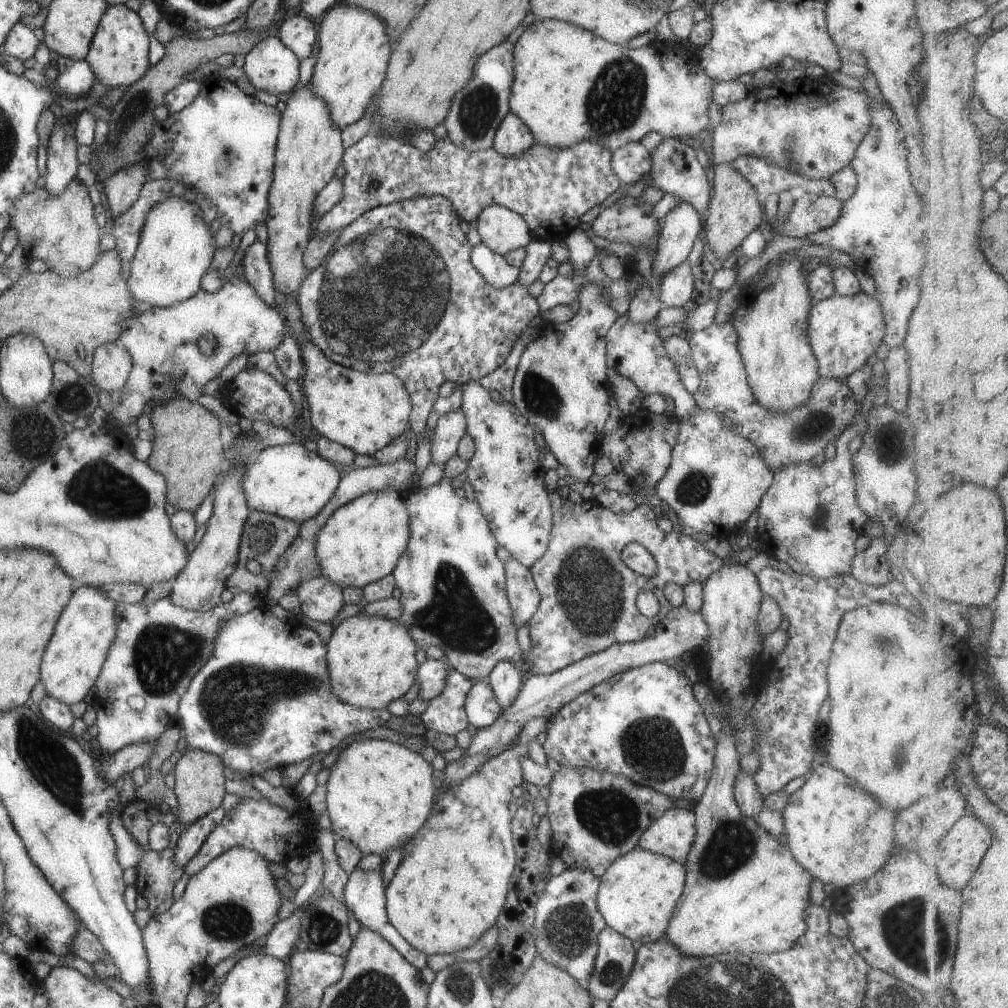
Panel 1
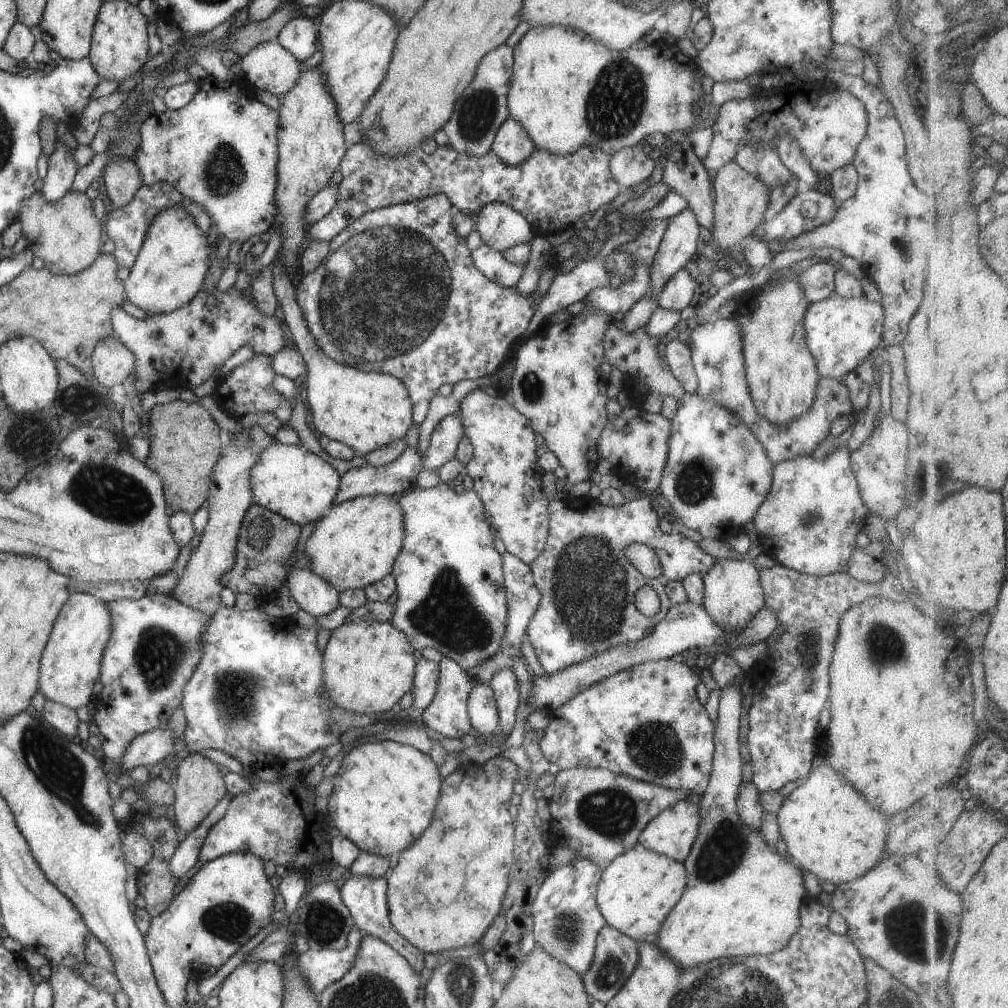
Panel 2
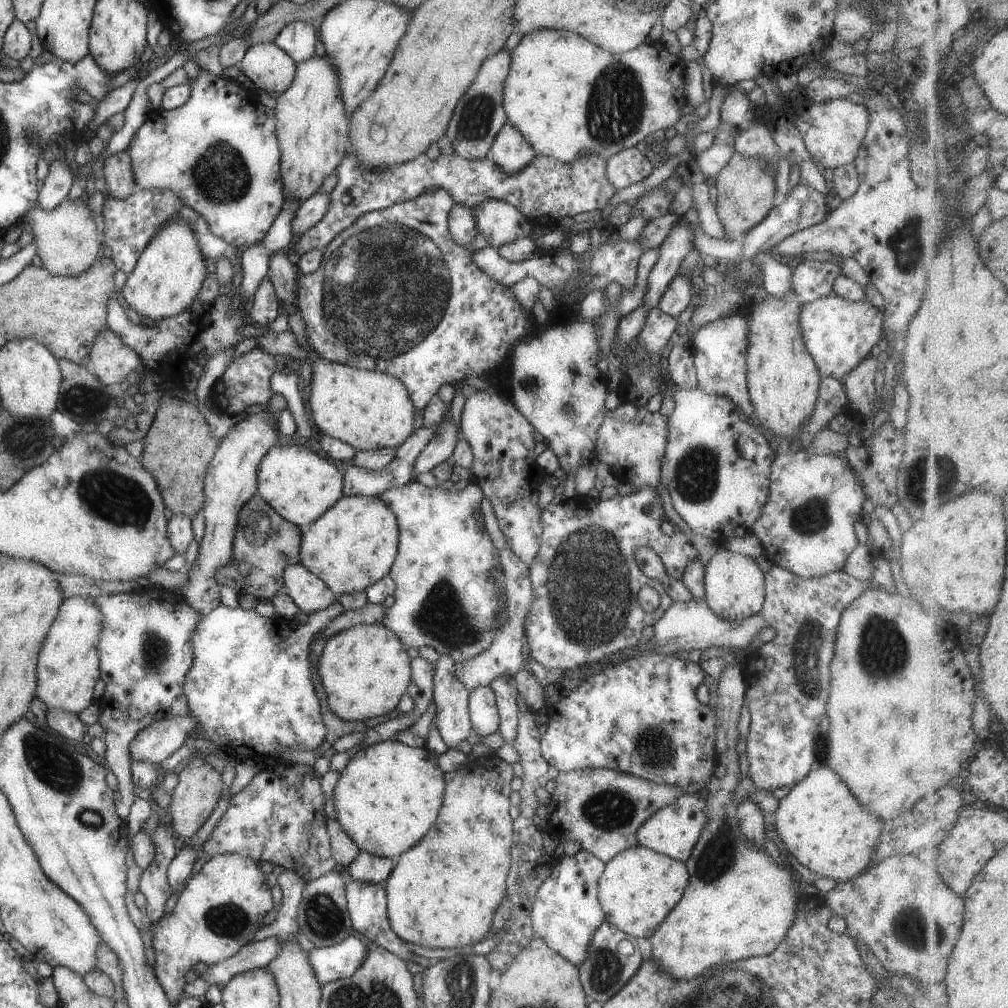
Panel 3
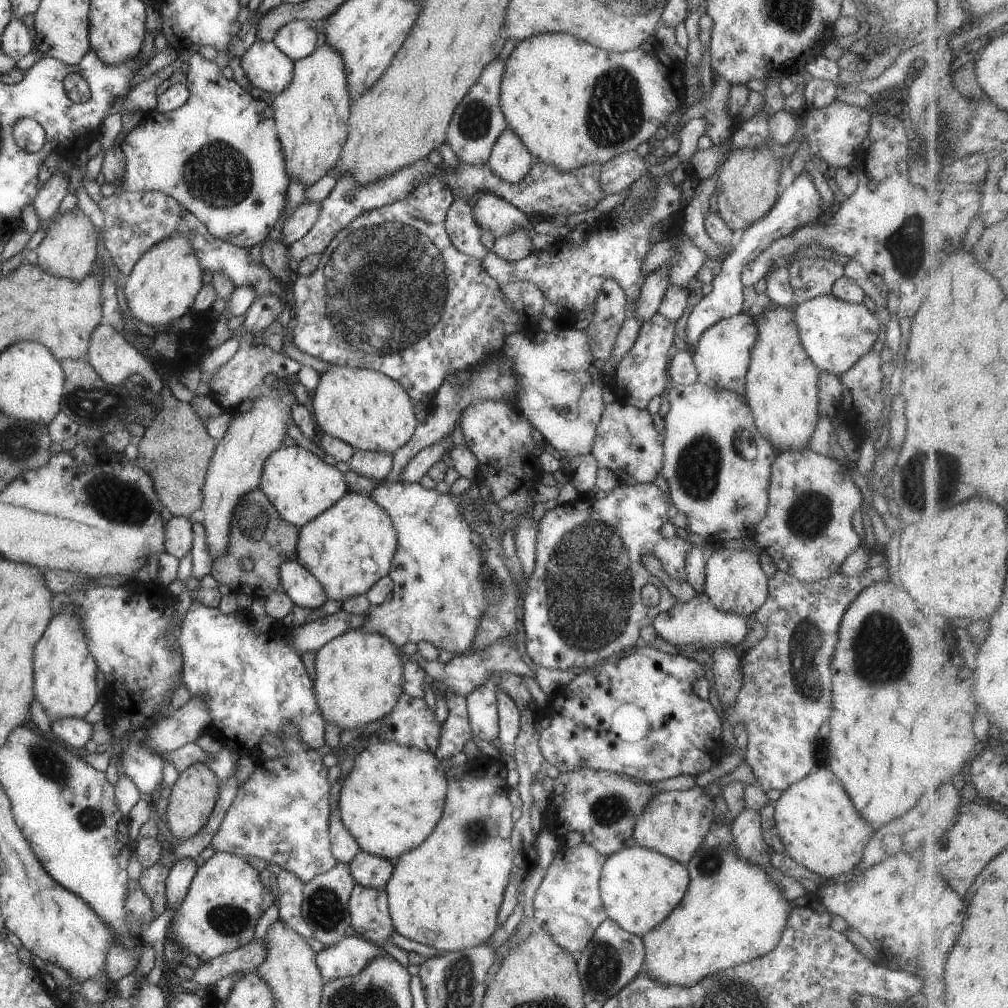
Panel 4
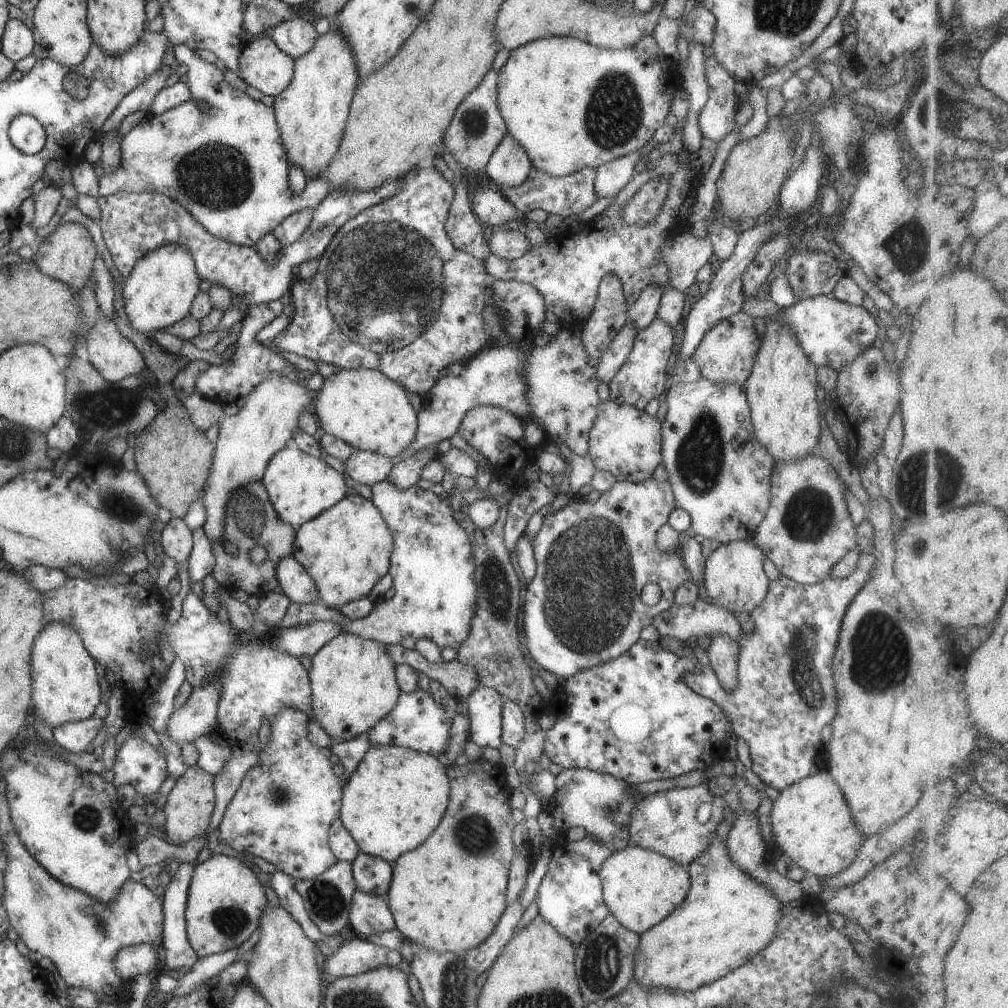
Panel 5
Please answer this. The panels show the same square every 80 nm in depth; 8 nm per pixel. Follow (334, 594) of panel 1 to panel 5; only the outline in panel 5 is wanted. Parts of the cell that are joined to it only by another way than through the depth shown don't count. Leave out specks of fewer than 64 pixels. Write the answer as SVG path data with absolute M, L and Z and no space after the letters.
M293 556L283 557L275 566L277 590L291 603L315 604L319 602L318 592L312 578Z

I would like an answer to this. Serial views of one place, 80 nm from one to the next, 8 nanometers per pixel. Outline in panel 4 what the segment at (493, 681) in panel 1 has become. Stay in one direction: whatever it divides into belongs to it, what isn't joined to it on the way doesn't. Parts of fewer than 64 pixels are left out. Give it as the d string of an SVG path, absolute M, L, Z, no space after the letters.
M493 688L498 706L498 739L501 744L513 744L518 735L520 710L503 690Z

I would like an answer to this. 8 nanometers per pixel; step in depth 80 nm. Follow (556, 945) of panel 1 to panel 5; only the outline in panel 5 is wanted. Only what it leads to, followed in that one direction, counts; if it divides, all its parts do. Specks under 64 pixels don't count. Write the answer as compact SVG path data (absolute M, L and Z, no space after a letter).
M585 834L579 841L565 840L563 846L561 838L555 836L550 852L549 866L533 900L538 908L537 918L546 921L576 947L610 913L602 897L598 872L601 863L613 851Z

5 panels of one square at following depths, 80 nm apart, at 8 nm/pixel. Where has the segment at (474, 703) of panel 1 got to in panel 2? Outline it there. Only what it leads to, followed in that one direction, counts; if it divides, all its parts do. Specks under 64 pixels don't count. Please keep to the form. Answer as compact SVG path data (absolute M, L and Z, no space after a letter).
M487 683L473 684L466 700L470 726L481 736L491 735L498 728L498 708L492 688Z

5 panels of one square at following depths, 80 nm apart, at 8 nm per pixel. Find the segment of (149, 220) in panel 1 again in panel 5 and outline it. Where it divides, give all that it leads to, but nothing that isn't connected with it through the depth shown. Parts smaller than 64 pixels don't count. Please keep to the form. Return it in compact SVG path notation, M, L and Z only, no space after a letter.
M177 243L165 244L153 251L145 253L133 266L122 286L124 312L128 316L130 326L147 335L151 330L159 330L171 325L189 313L194 296L200 291L200 278L194 268L194 258L185 247Z

